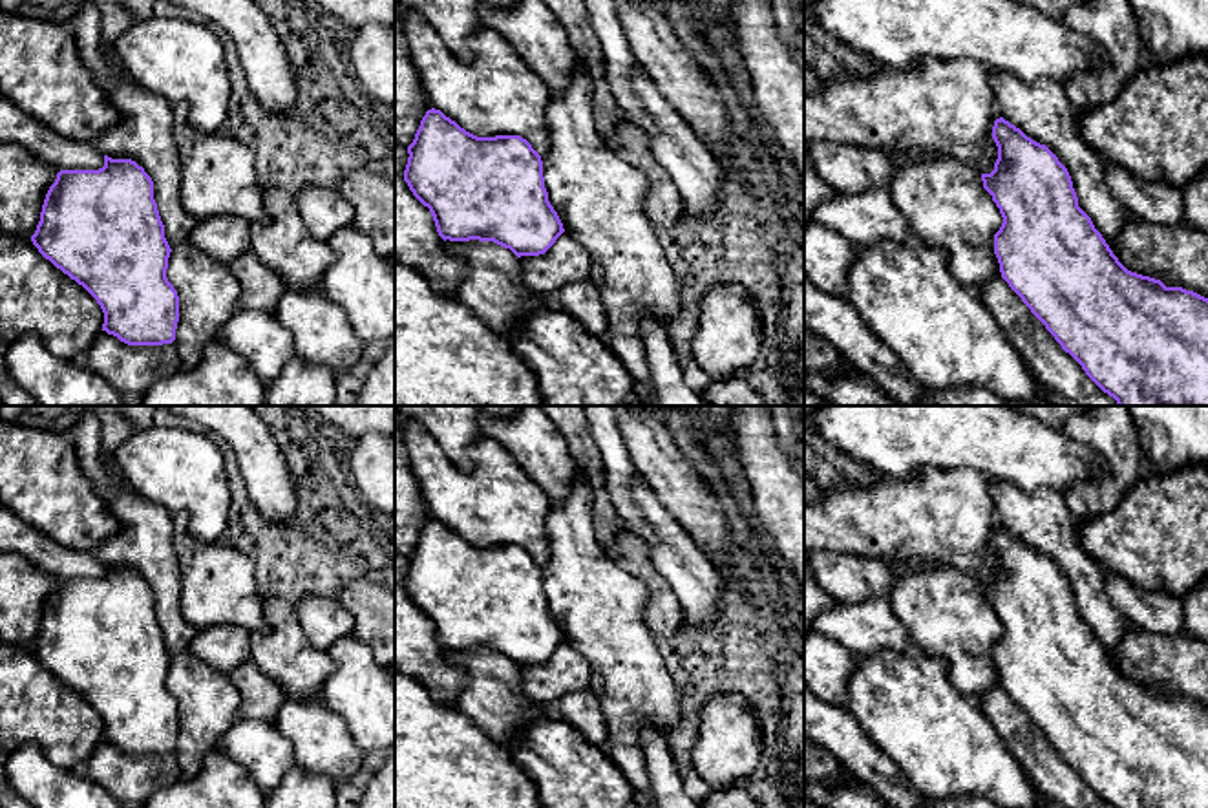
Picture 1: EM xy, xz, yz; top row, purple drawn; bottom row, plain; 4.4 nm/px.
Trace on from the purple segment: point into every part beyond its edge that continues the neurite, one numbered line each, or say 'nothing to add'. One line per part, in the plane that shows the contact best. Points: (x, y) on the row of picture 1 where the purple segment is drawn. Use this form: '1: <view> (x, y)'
1: yz (1042, 110)

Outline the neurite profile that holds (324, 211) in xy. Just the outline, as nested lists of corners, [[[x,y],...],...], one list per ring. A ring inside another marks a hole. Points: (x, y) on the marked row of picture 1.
[[[307,185],[294,199],[307,230],[333,250],[333,261],[322,276],[327,300],[344,311],[362,344],[395,338],[395,265],[353,225],[355,212],[338,188]]]

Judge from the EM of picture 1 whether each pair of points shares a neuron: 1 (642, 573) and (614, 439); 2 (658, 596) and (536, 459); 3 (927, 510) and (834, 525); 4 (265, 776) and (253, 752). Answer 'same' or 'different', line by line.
1: different
2: different
3: same
4: same

